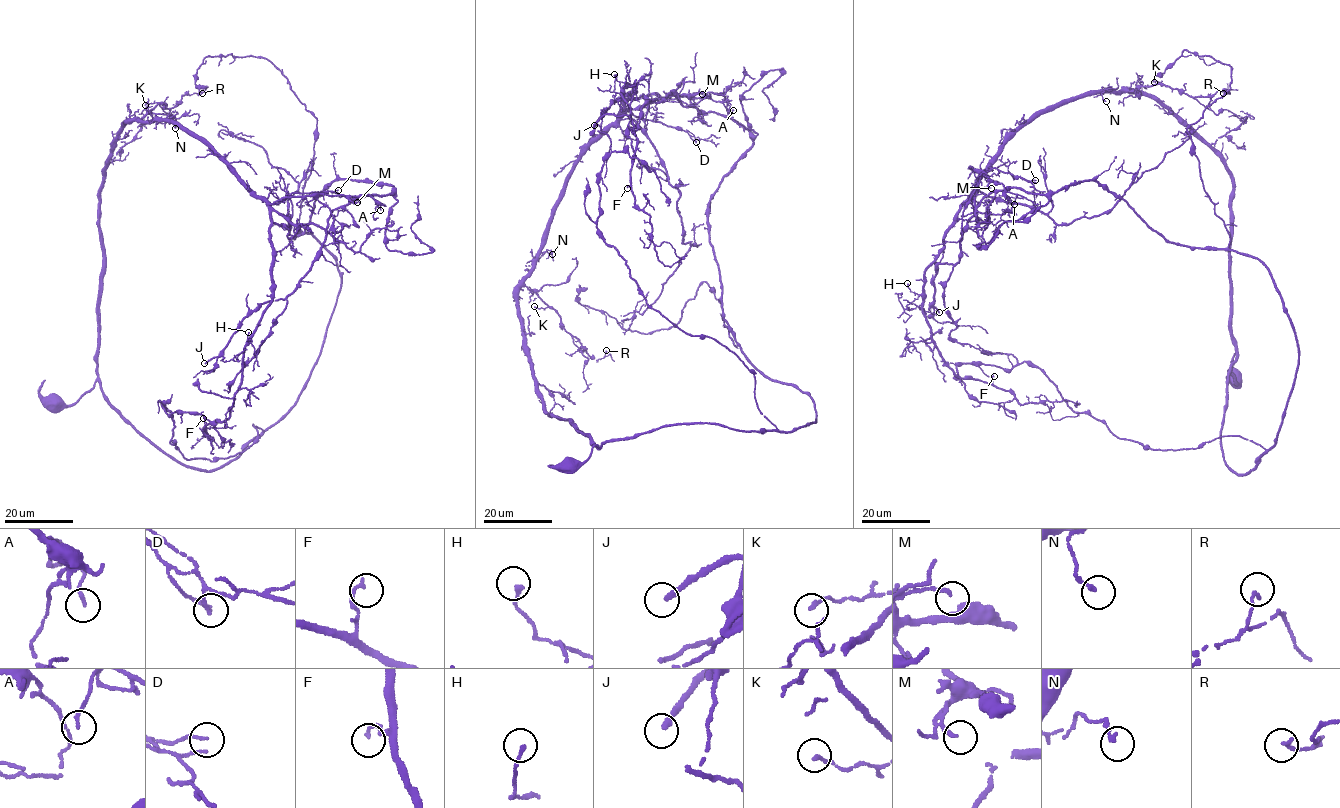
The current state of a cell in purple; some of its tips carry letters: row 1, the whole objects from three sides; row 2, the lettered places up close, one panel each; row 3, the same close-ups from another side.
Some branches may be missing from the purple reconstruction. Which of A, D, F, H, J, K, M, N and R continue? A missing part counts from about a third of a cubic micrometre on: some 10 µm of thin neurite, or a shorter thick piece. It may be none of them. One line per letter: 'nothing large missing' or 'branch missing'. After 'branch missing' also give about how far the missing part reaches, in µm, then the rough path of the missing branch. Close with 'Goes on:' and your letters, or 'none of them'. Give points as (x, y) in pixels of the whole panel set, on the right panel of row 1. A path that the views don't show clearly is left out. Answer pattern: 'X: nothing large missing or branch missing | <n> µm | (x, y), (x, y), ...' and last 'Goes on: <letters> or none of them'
A: nothing large missing
D: nothing large missing
F: branch missing | 25 µm
H: nothing large missing
J: branch missing | 20 µm
K: nothing large missing
M: nothing large missing
N: nothing large missing
R: nothing large missing
Goes on: F, J

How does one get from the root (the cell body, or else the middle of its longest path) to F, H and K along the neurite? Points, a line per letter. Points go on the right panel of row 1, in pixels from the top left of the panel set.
F: (1235, 381), (1232, 173), (1126, 91), (1012, 129), (925, 270), (942, 361), (994, 376)
H: (1235, 381), (1232, 173), (1138, 93), (1062, 100), (1012, 129), (925, 270), (921, 293), (907, 283)
K: (1235, 381), (1228, 370), (1236, 359), (1229, 257), (1232, 173), (1168, 110), (1128, 90), (1160, 83), (1154, 82)

